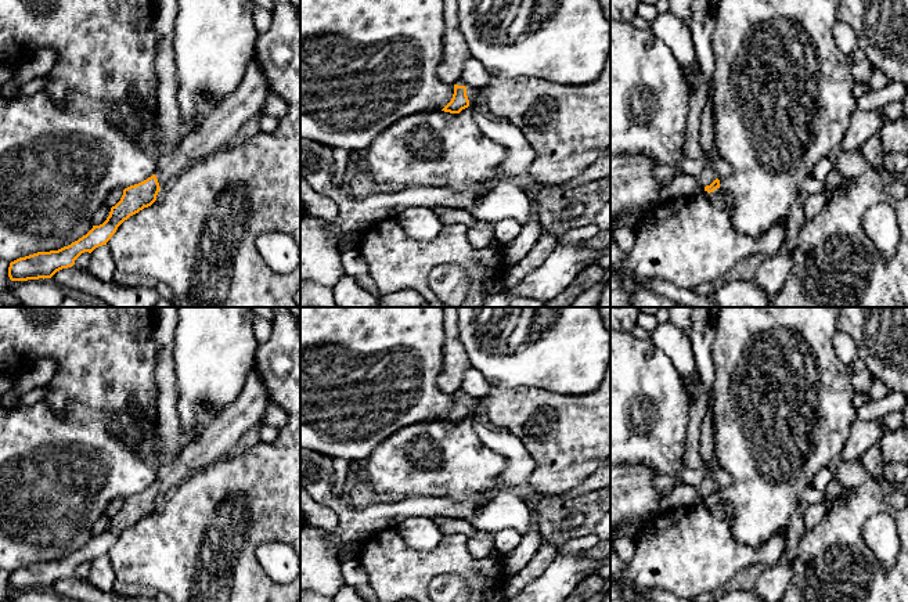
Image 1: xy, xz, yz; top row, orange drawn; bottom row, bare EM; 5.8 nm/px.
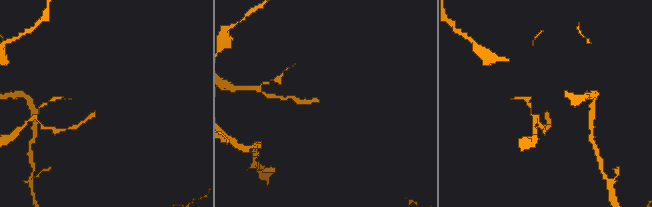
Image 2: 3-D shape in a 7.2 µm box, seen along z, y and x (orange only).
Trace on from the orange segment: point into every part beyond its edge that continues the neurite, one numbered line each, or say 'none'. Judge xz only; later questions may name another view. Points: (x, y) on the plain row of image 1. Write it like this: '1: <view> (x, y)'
1: xz (475, 406)

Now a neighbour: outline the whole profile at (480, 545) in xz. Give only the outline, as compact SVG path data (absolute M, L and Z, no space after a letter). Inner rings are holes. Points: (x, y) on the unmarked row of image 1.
M476 529L475 536L466 541L469 552L478 559L489 556L494 548L494 536L496 533L493 531Z

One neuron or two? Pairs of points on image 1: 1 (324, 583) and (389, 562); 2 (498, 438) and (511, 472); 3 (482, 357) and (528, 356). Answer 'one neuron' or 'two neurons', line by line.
1: two neurons
2: one neuron
3: one neuron

